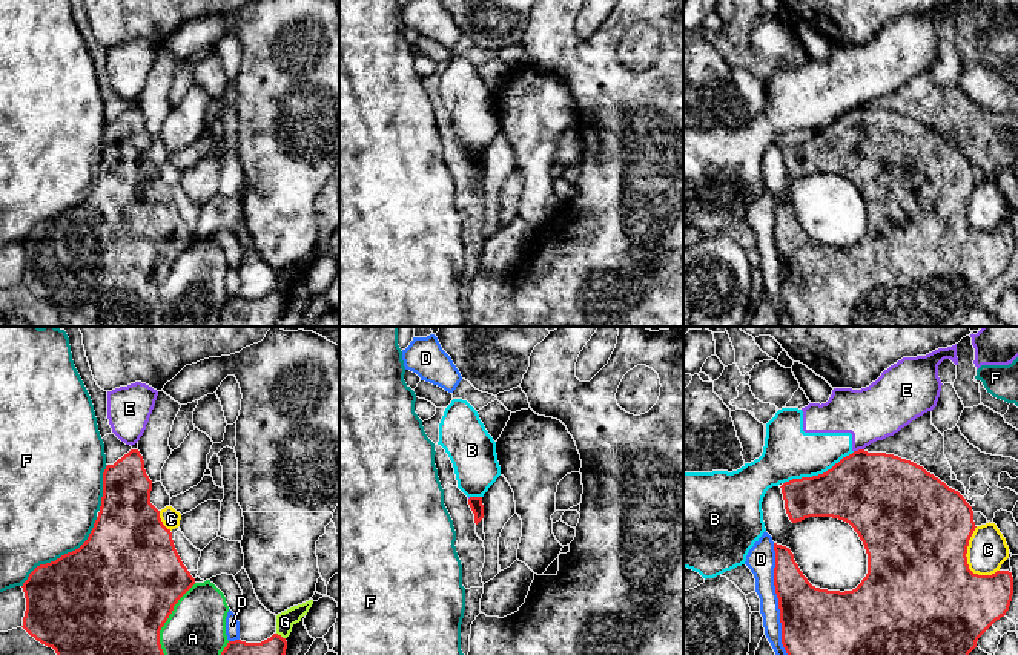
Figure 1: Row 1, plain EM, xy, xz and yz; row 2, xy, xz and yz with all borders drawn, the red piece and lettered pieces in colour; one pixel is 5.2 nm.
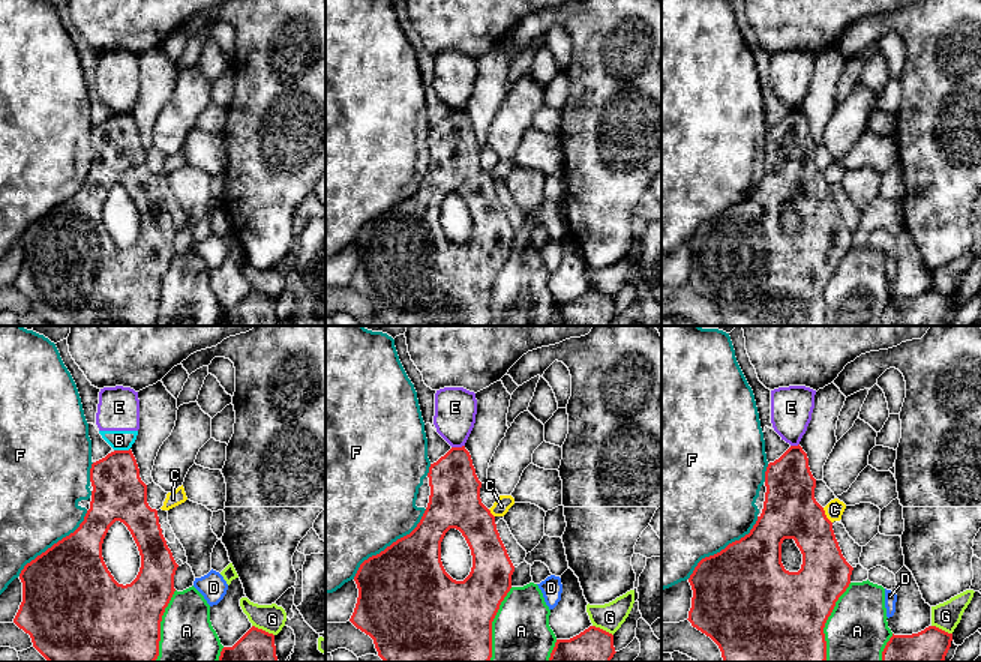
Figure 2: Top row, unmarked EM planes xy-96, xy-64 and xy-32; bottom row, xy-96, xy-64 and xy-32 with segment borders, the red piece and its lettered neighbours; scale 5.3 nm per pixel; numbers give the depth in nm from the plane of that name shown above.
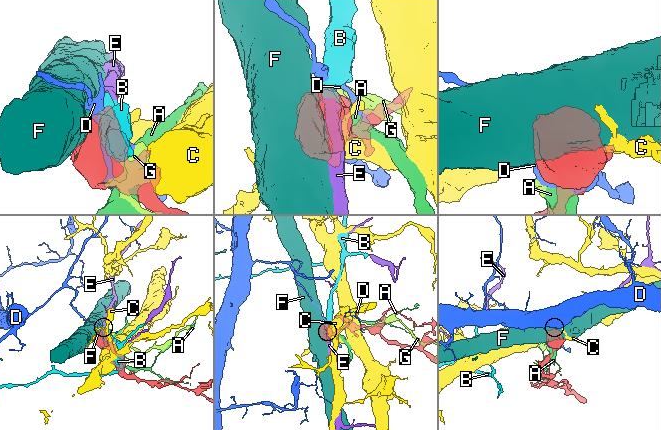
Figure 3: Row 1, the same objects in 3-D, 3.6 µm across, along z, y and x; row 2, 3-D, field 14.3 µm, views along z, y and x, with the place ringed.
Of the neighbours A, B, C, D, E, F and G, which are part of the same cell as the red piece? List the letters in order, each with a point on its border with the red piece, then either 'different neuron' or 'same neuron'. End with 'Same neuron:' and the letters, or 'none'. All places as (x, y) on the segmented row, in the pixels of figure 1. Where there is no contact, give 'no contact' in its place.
A: xy (168, 617) | different neuron
B: yz (819, 474) | different neuron
C: yz (966, 559) | different neuron
D: yz (777, 597) | different neuron
E: yz (859, 450) | different neuron
F: xy (62, 556) | different neuron
G: xy (280, 635) | different neuron
Same neuron: none

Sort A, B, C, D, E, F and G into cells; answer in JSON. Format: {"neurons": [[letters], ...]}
{"neurons": [["A"], ["B", "E"], ["C"], ["D"], ["F"], ["G"]]}

